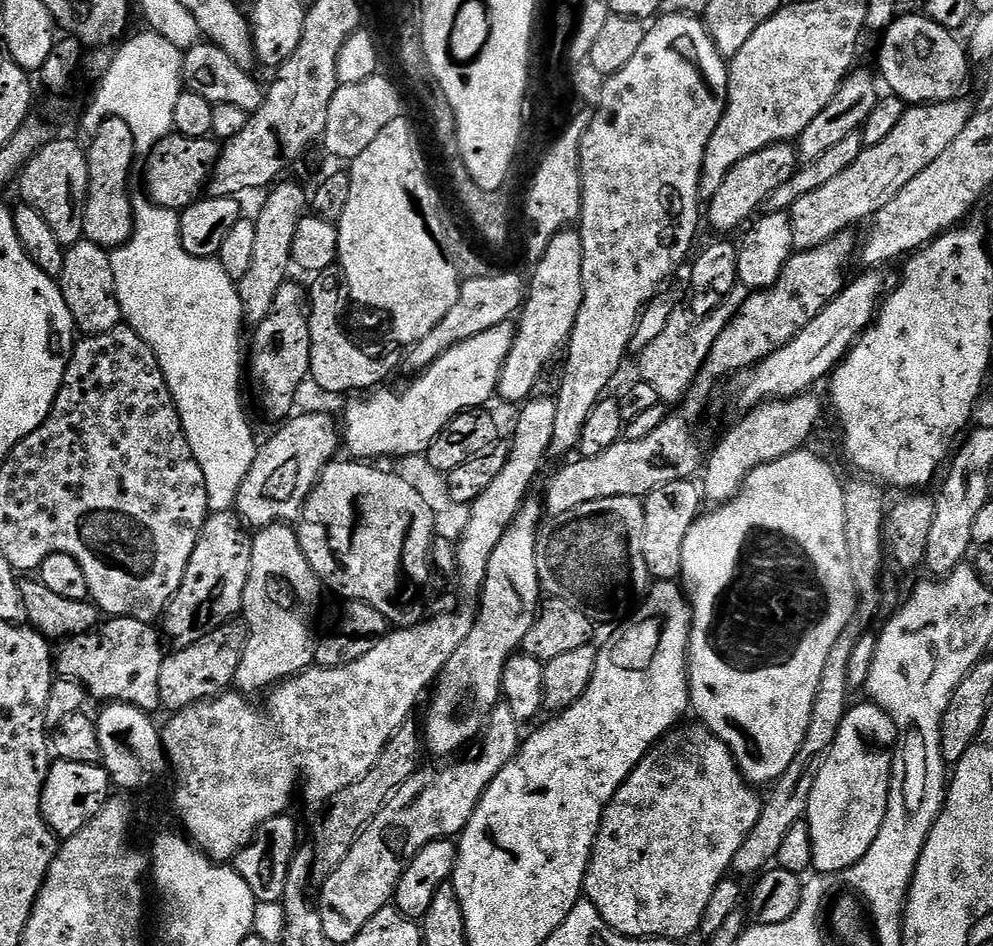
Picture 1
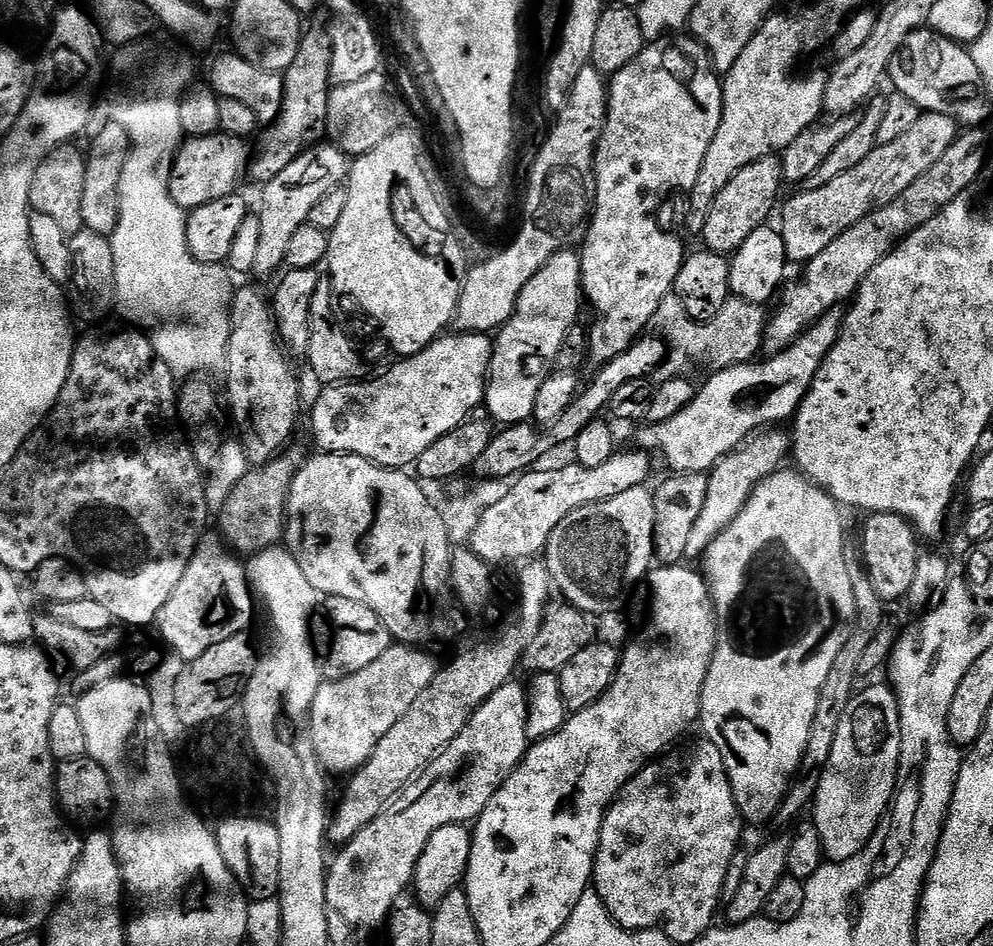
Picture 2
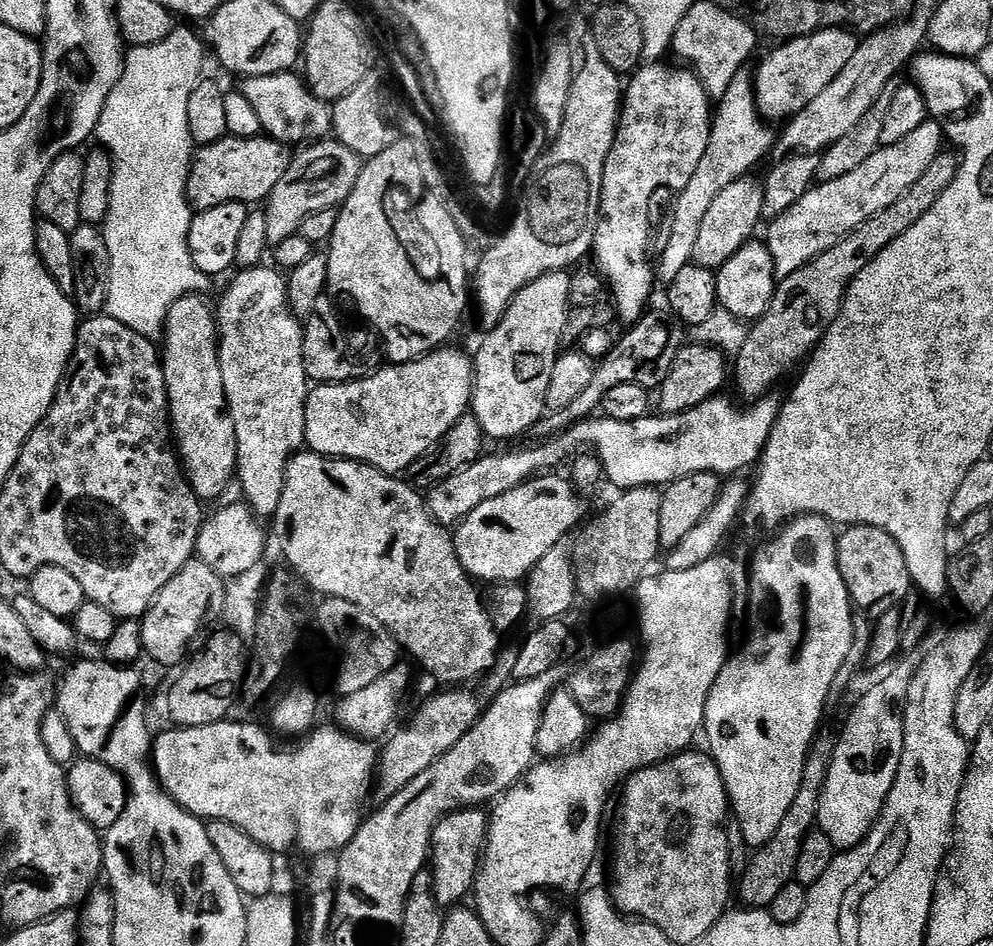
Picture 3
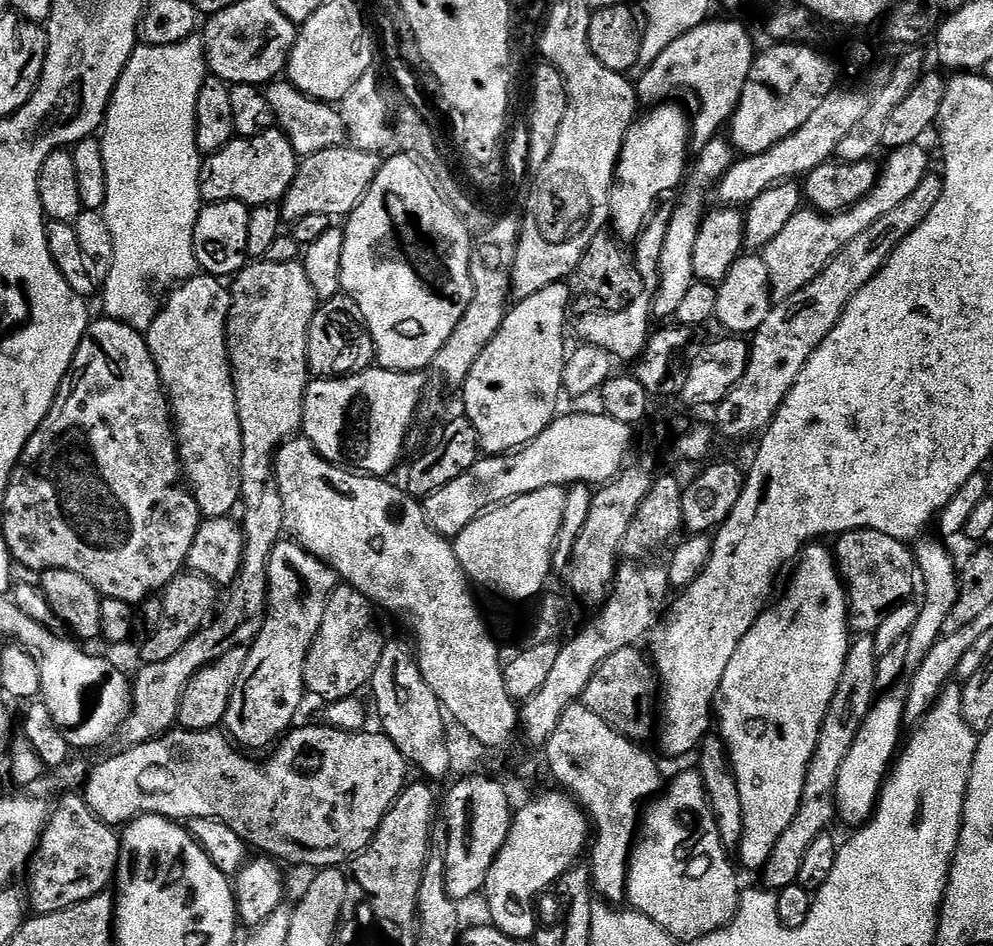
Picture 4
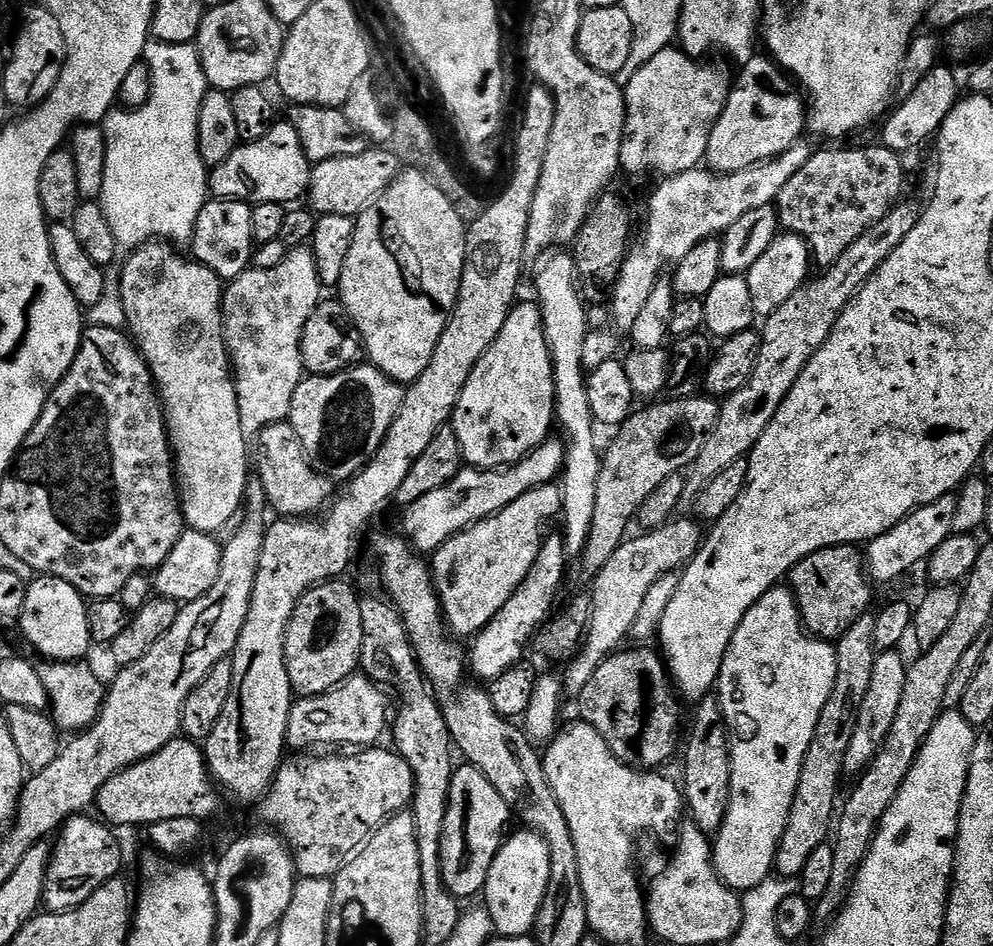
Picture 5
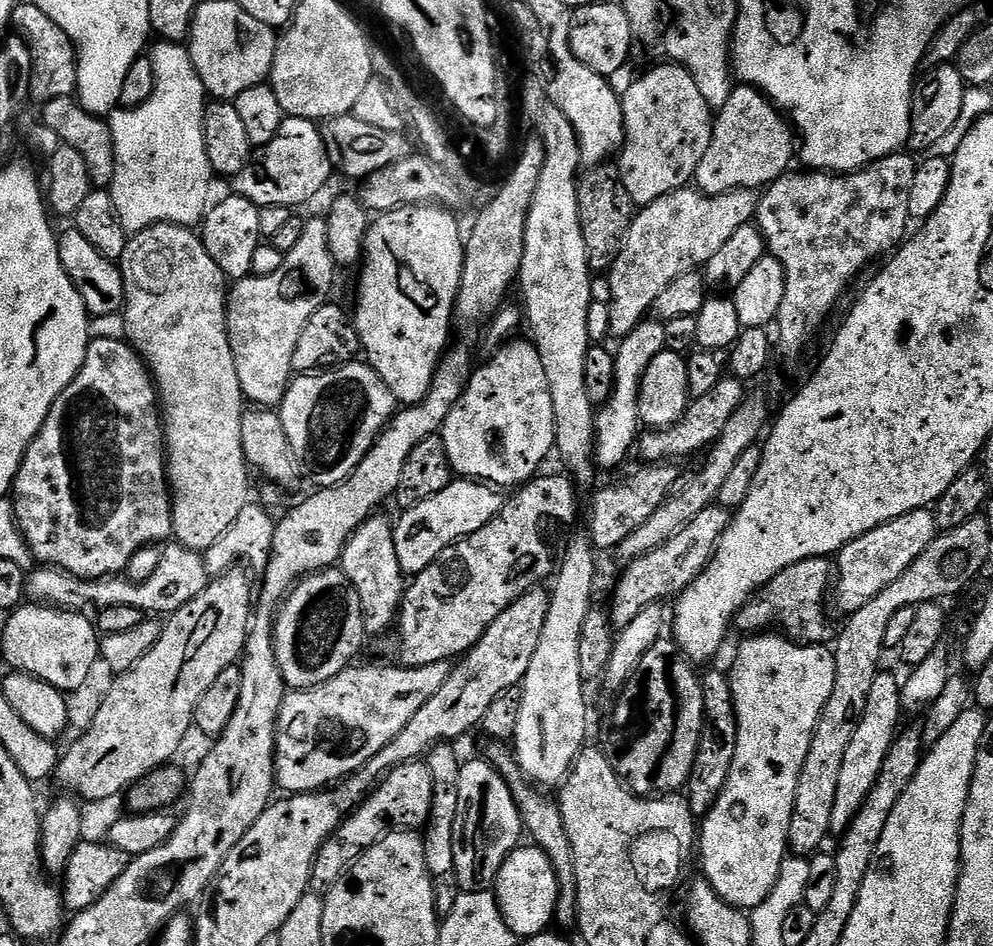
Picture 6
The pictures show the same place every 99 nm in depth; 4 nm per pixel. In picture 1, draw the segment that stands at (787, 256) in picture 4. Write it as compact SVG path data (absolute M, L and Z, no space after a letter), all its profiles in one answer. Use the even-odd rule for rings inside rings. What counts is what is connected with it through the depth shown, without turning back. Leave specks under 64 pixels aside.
M964 99L909 107L902 114L898 126L894 126L894 130L890 130L890 134L886 134L886 138L882 138L878 146L865 148L853 164L846 166L846 170L842 170L842 174L835 176L831 182L826 182L826 186L798 198L798 202L794 202L794 206L787 213L793 249L805 252L817 248L837 233L847 231L852 226L850 224L856 224L864 219L867 221L875 216L878 210L882 210L882 206L886 206L886 202L890 202L890 198L894 198L894 194L898 194L898 190L902 190L902 186L906 186L906 182L910 182L914 174L922 174L922 170L930 166L930 162L934 162L934 158L938 158L938 154L942 154L942 150L946 150L946 146L950 146L950 142L954 142L958 134L962 134L966 122L974 115L971 102Z

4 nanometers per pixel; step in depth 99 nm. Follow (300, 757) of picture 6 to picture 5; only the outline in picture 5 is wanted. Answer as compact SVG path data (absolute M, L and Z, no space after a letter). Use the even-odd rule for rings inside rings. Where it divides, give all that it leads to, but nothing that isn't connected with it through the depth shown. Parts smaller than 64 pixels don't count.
M353 674L329 692L297 699L288 723L287 747L316 750L319 744L349 744L349 749L363 750L375 745L390 724L387 695L389 693L367 675Z

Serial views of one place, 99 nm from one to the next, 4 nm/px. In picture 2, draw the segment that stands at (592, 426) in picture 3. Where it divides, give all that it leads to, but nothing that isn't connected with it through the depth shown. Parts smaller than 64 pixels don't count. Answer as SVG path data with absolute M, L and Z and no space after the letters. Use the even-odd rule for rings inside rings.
M833 310L827 312L814 326L810 326L803 334L797 338L786 350L782 350L777 356L770 356L761 359L761 364L747 362L743 364L733 364L731 367L721 368L713 371L713 376L703 385L696 389L696 397L674 418L670 418L661 424L648 424L640 433L636 440L643 451L653 457L661 456L666 463L672 467L673 473L682 472L702 472L708 474L724 456L730 455L749 438L755 436L761 430L771 429L773 426L783 425L795 417L800 404L806 398L806 394L820 369L821 362L830 352L834 342L840 337L840 330L844 323L844 312Z

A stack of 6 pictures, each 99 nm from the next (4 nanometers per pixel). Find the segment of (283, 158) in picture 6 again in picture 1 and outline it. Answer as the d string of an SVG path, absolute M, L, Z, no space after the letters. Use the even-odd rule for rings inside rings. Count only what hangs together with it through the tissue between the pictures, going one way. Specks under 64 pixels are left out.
M179 134L165 136L147 153L145 159L148 160L144 164L147 199L158 208L169 208L177 214L183 212L193 202L201 199L220 152L221 145L212 138L186 138Z

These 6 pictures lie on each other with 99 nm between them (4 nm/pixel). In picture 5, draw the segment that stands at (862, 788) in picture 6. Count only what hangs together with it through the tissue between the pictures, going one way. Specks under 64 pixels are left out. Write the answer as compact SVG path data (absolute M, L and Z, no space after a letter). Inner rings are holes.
M892 649L879 653L876 657L874 670L871 671L870 686L867 687L867 692L856 712L850 746L846 748L846 756L843 759L843 768L847 775L858 776L872 763L877 750L884 744L890 726L893 725L898 703L901 702L902 686L905 684L908 665L900 653L901 651Z

